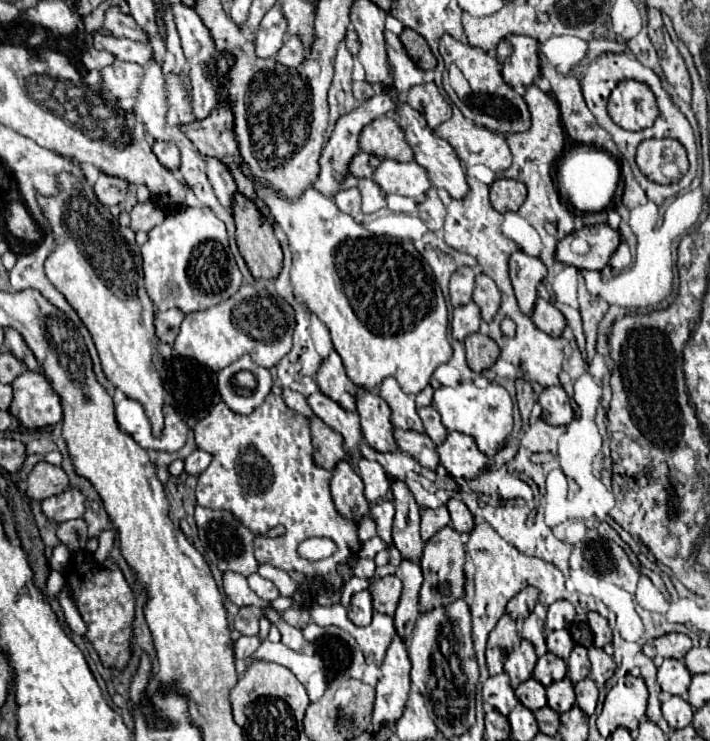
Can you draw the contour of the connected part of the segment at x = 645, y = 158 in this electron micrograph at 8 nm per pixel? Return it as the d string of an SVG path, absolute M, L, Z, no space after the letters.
M646 139L638 145L636 153L636 165L638 169L654 183L668 185L672 179L664 177L662 167L666 163L678 165L680 175L688 171L688 159L686 159L686 149L674 141L674 139Z

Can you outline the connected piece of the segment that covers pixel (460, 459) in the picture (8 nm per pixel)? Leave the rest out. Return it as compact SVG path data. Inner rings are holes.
M456 431L448 433L436 451L440 465L448 471L450 477L474 479L488 467L488 457L478 451L478 447L474 447L474 441L468 435L458 435Z

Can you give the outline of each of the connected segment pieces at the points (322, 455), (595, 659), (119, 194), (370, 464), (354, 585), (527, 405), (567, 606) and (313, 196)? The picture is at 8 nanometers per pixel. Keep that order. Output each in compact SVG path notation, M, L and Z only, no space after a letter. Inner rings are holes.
M310 417L310 433L314 445L314 461L324 469L334 469L338 461L346 457L344 439L332 427L328 427L320 417Z
M590 647L588 649L590 661L592 661L592 669L590 669L590 677L598 683L598 687L604 687L604 683L614 675L616 663L610 655L606 655L602 649L598 647Z
M100 173L98 181L94 185L94 191L96 191L96 197L100 199L102 205L114 207L114 205L118 205L118 203L122 203L126 199L128 181L120 179L120 177L110 177L110 175Z
M362 457L358 461L358 471L360 471L360 477L364 481L364 497L370 503L382 501L390 489L390 481L388 481L388 475L384 473L384 469L378 463Z
M353 576L342 588L340 604L346 608L349 605L351 596L356 592L368 589L369 585L368 579Z
M516 381L516 399L518 399L518 409L520 409L520 415L522 415L522 421L528 425L528 419L530 419L530 411L532 411L532 405L534 405L534 391L530 387L528 381Z
M556 601L548 607L546 625L550 629L566 629L574 619L574 605L570 601Z
M252 173L248 177L254 183L256 195L268 207L270 217L274 217L276 225L288 237L292 251L292 287L296 299L302 301L308 311L316 313L330 329L334 349L342 357L352 383L358 387L376 389L384 377L394 377L404 393L420 393L428 385L434 369L452 357L452 347L446 339L446 303L426 259L416 251L416 247L404 247L400 239L380 237L378 247L376 235L356 223L350 215L342 213L334 199L324 197L314 187L308 187L296 201L290 201L274 187L264 185Z

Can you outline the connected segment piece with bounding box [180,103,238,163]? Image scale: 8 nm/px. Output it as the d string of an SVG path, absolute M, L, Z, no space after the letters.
M226 103L226 111L222 111L222 107L216 107L210 119L180 125L180 131L198 147L202 155L222 155L222 159L230 163L230 151L238 151L230 103Z

